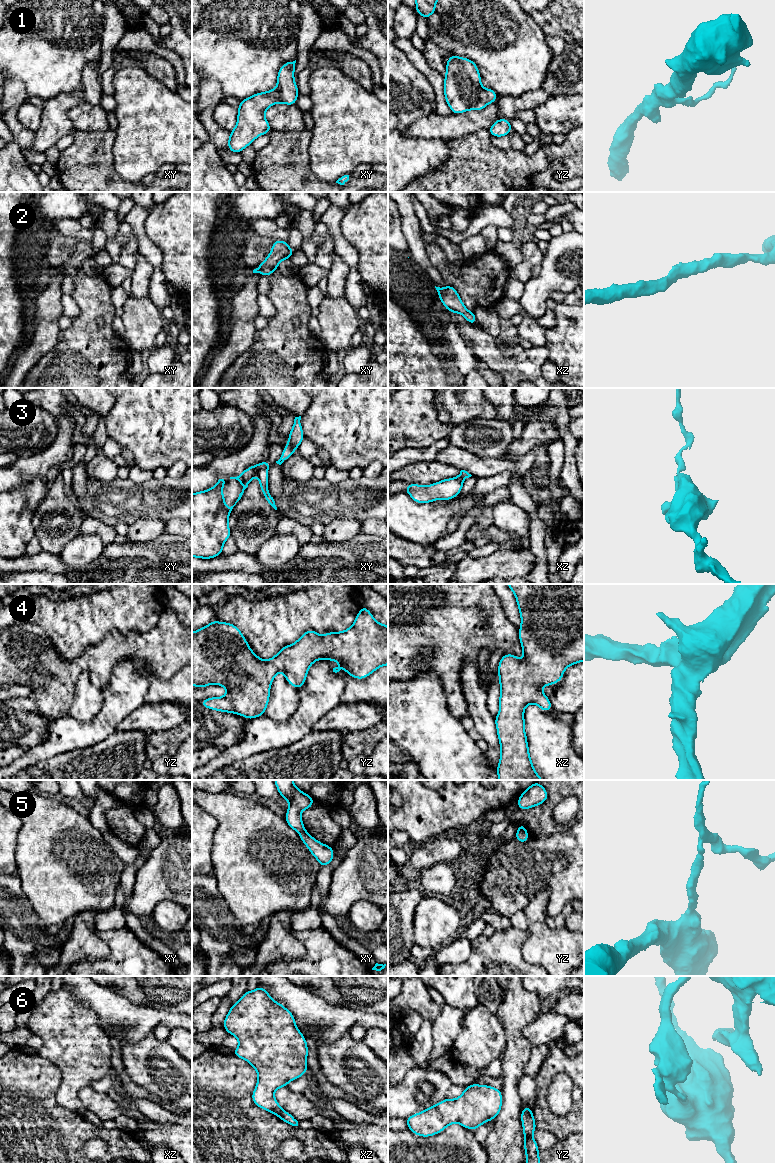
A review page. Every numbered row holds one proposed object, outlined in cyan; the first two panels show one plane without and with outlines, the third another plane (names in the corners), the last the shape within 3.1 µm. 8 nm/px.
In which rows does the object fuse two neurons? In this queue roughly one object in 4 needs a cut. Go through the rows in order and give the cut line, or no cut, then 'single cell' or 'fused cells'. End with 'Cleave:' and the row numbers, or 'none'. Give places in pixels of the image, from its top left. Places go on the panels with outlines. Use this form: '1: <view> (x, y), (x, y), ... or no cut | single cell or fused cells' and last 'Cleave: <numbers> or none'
1: no cut | single cell
2: no cut | single cell
3: xy (267, 467), (262, 467), (256, 474) | fused cells
4: no cut | single cell
5: xy (304, 829), (299, 833) | fused cells
6: no cut | single cell
Cleave: 3, 5

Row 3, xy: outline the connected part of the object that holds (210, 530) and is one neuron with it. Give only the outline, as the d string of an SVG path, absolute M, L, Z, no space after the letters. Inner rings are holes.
M264 461L264 462L261 462L261 463L259 463L259 464L256 464L256 465L251 466L251 467L248 468L248 469L243 470L243 472L242 472L240 475L238 475L237 477L230 477L230 479L236 479L236 480L238 480L239 483L243 485L243 489L242 489L242 492L239 494L239 497L238 497L237 501L235 502L235 504L234 504L233 506L229 507L229 508L227 508L226 505L225 505L225 498L224 498L224 494L223 494L223 492L222 492L222 488L225 486L225 483L226 483L226 477L224 477L224 476L219 476L218 482L217 482L217 484L216 484L213 488L192 494L192 557L197 557L197 558L202 558L202 559L211 559L211 558L217 557L217 556L219 556L219 555L222 554L223 545L224 545L224 543L226 542L226 540L231 536L231 530L230 530L230 528L229 528L229 526L228 526L228 518L229 518L229 515L230 515L230 513L231 513L233 507L234 507L234 506L236 505L236 503L241 499L241 497L242 497L242 495L243 495L243 493L244 493L244 490L248 487L248 485L249 485L250 481L252 480L252 478L257 475L258 471L259 471L260 469L262 469L262 468L268 468L268 467L270 466L270 464L271 464L270 461Z

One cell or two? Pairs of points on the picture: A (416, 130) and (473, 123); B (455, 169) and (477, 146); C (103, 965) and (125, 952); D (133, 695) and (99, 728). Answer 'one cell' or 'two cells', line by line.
A: one cell
B: one cell
C: one cell
D: one cell

